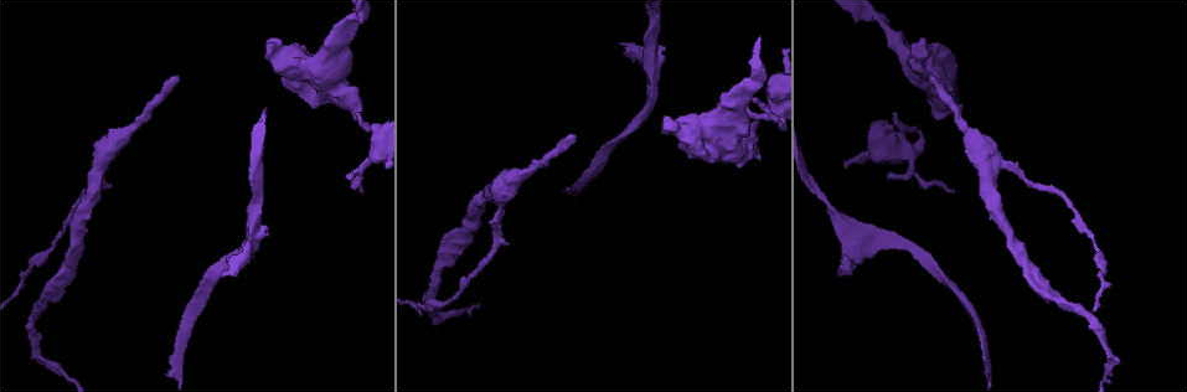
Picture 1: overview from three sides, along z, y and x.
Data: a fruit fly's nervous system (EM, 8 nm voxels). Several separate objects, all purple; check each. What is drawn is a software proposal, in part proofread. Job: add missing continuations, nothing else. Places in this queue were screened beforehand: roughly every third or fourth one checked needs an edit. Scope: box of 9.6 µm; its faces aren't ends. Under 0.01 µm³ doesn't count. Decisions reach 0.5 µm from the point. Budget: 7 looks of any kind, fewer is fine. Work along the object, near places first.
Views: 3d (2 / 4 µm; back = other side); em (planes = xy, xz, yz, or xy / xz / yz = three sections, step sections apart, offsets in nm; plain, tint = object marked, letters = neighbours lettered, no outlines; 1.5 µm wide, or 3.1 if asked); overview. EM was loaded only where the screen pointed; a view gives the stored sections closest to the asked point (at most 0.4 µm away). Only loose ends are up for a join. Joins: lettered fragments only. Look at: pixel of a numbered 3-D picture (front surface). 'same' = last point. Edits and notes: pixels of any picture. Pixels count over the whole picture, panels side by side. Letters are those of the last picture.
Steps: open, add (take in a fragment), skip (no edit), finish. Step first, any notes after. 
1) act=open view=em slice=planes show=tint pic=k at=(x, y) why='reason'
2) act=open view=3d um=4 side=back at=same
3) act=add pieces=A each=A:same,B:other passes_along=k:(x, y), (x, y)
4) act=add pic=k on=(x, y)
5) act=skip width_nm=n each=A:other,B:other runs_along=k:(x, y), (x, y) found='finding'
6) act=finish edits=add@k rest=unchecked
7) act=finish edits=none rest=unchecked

act=open view=3d um=4 pic=1 at=(756, 145) why='thick end'

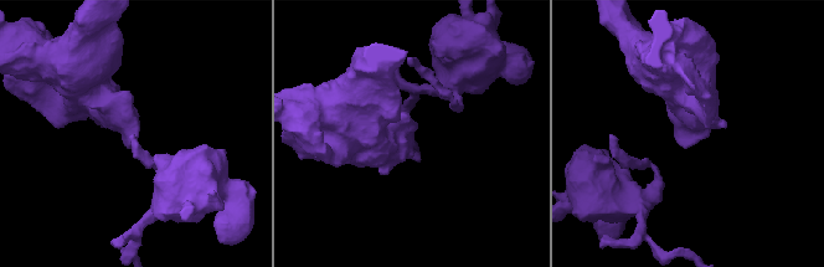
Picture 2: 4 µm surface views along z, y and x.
act=open view=em slice=planes show=plain pic=2 at=(412, 132) why='now the EM'

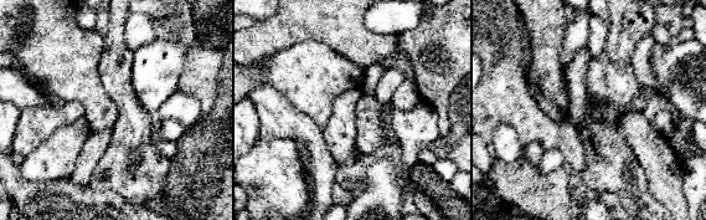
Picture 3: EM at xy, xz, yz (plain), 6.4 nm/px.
act=open view=em slice=planes show=letters at=same why='see the neighbours'

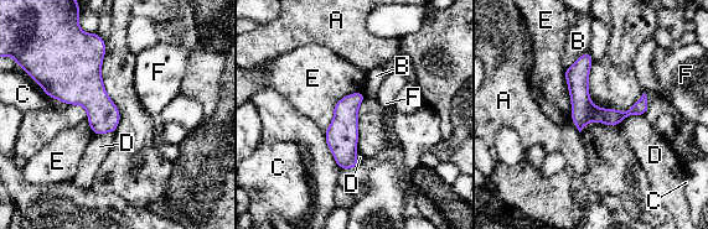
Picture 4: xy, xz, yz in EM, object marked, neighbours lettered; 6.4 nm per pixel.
act=skip each=A:other,B:other,C:other,D:other,E:other,F:other found='no lettered fragment goes on from it'

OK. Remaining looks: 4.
act=open view=em slice=planes show=plain pic=1 at=(362, 194) why='tapers out'

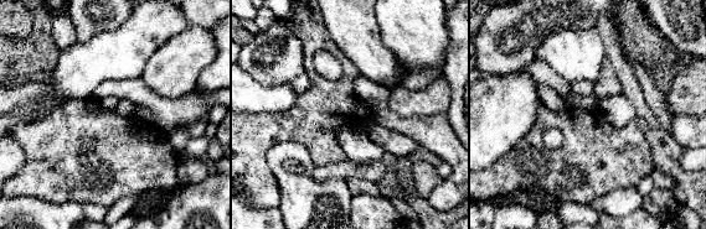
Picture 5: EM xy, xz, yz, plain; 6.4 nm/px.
act=open view=em slice=planes show=tint at=same

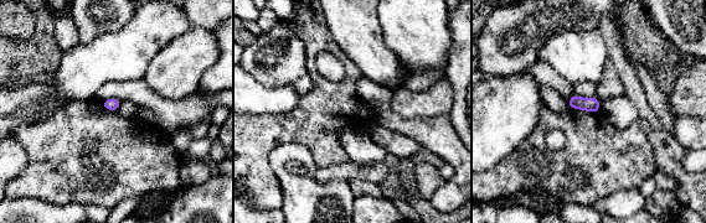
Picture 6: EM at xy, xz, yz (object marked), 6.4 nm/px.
act=open view=em slice=planes show=letters at=same why='what lies round it'

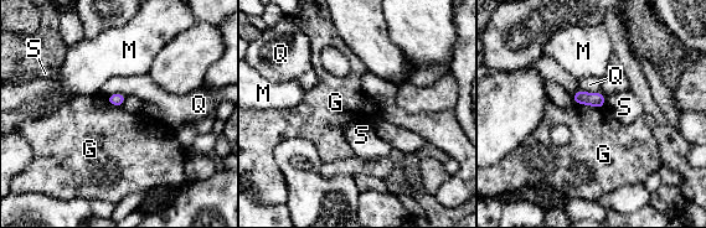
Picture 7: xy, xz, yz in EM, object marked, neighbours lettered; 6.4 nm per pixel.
act=skip width_nm=90 each=G:other,M:other,Q:other,S:other border=7:(583, 104), (603, 109) found='no lettered fragment goes on from it'

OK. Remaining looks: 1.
act=finish edits=none rest=unchecked

